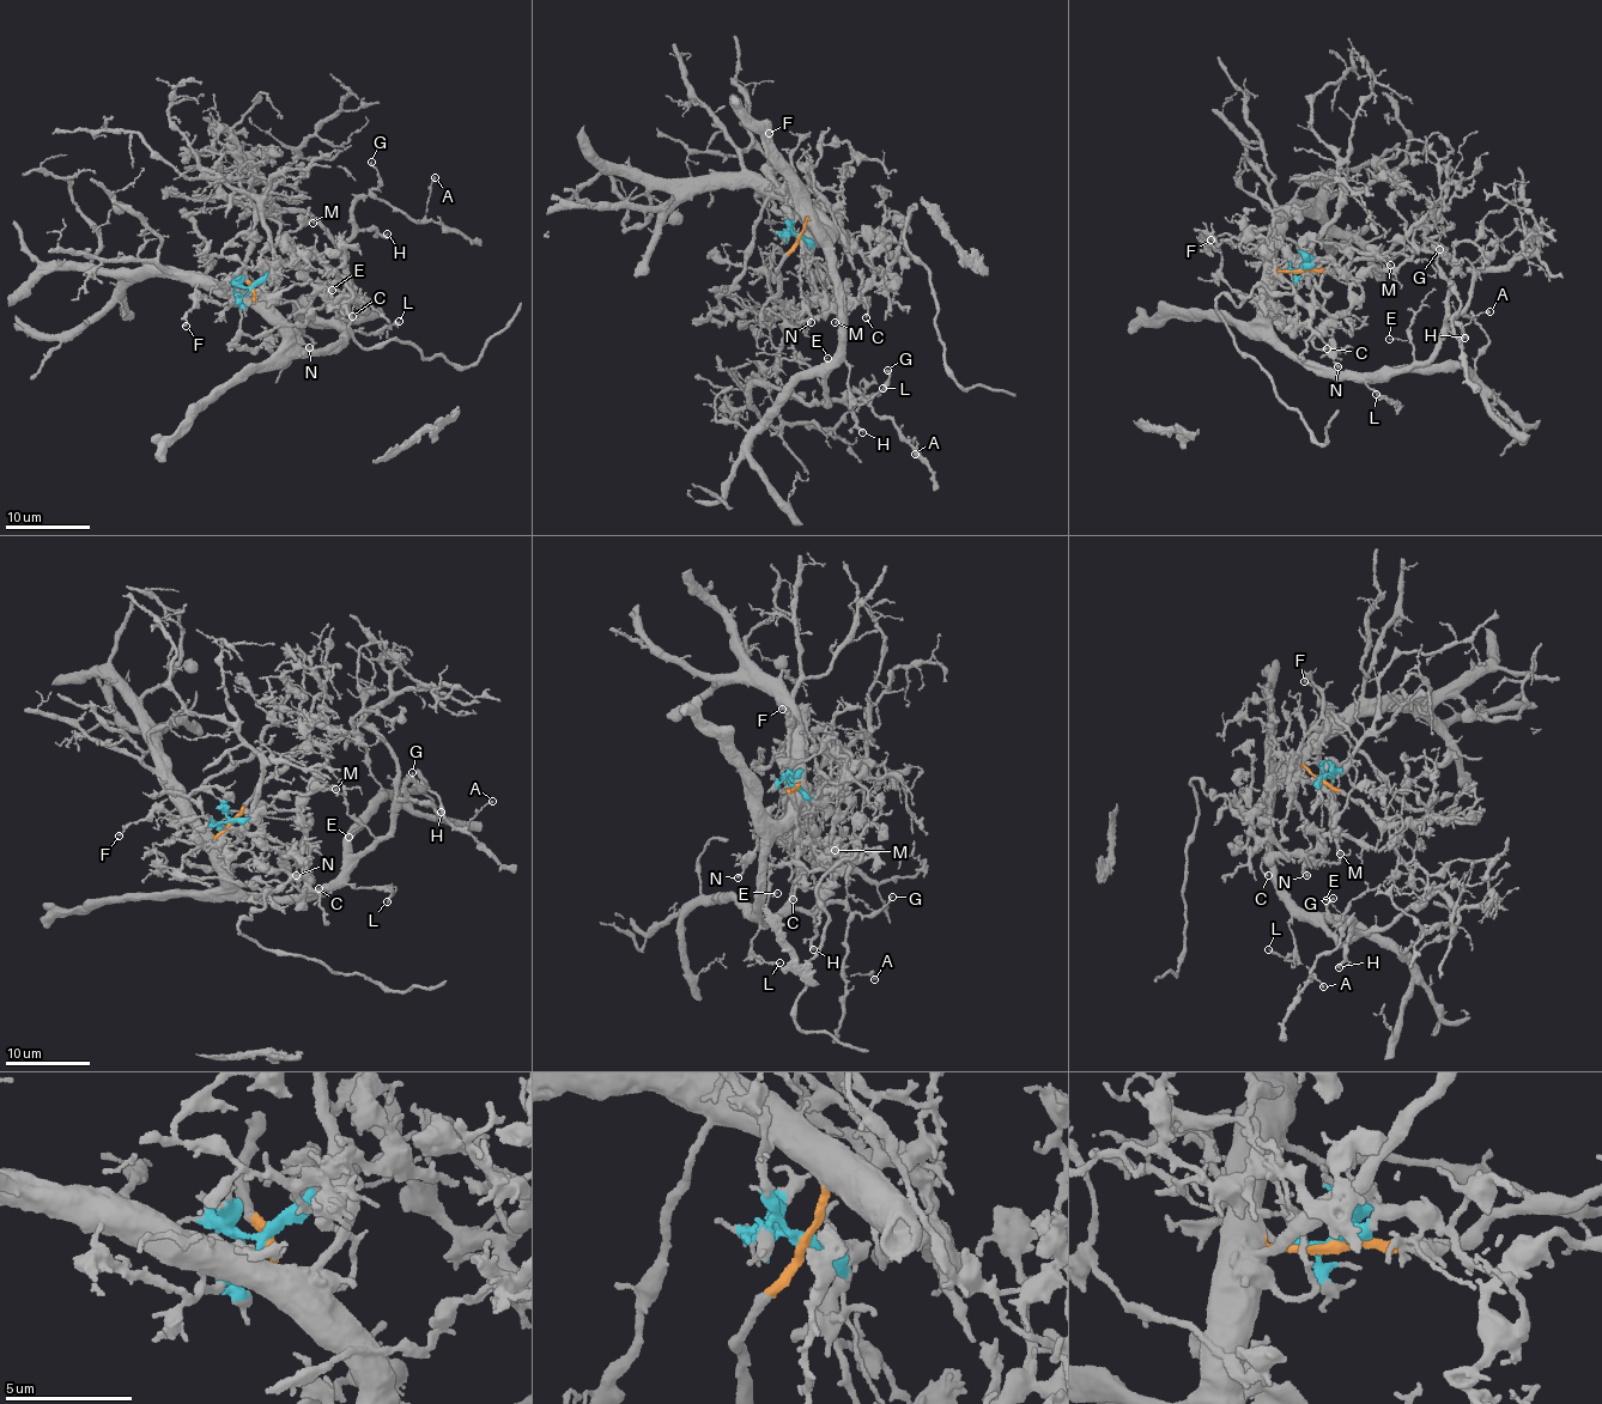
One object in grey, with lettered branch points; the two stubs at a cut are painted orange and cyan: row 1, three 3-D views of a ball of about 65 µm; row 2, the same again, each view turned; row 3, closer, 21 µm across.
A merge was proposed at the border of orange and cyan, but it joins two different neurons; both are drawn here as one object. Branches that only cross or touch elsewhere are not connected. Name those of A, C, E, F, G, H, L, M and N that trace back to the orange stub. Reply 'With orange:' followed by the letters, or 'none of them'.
With orange: A, E, G, H, L

